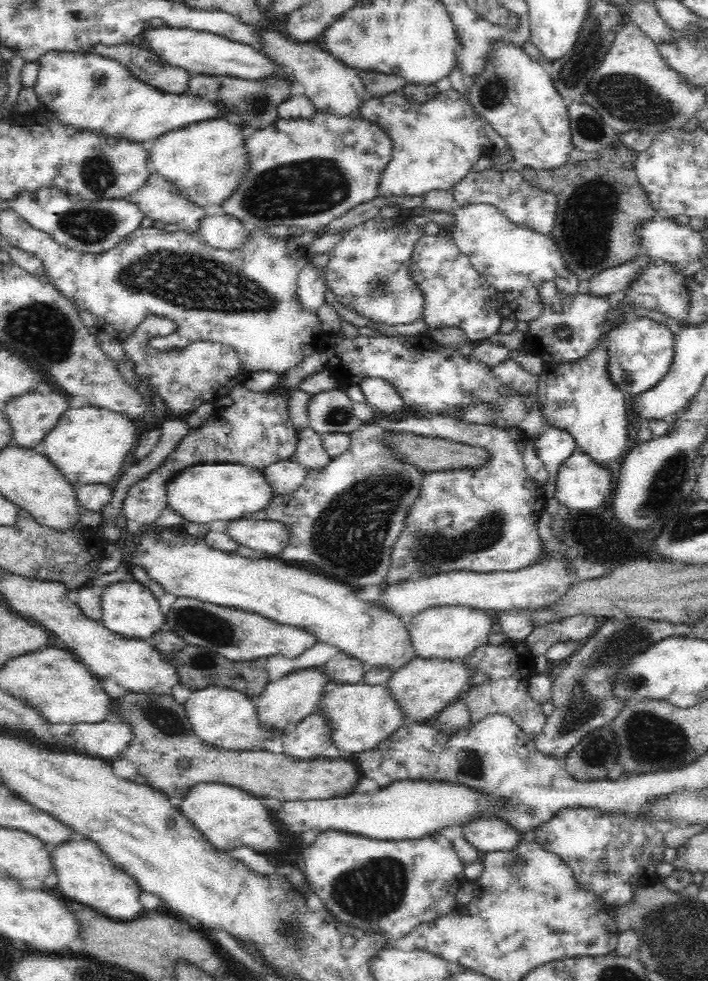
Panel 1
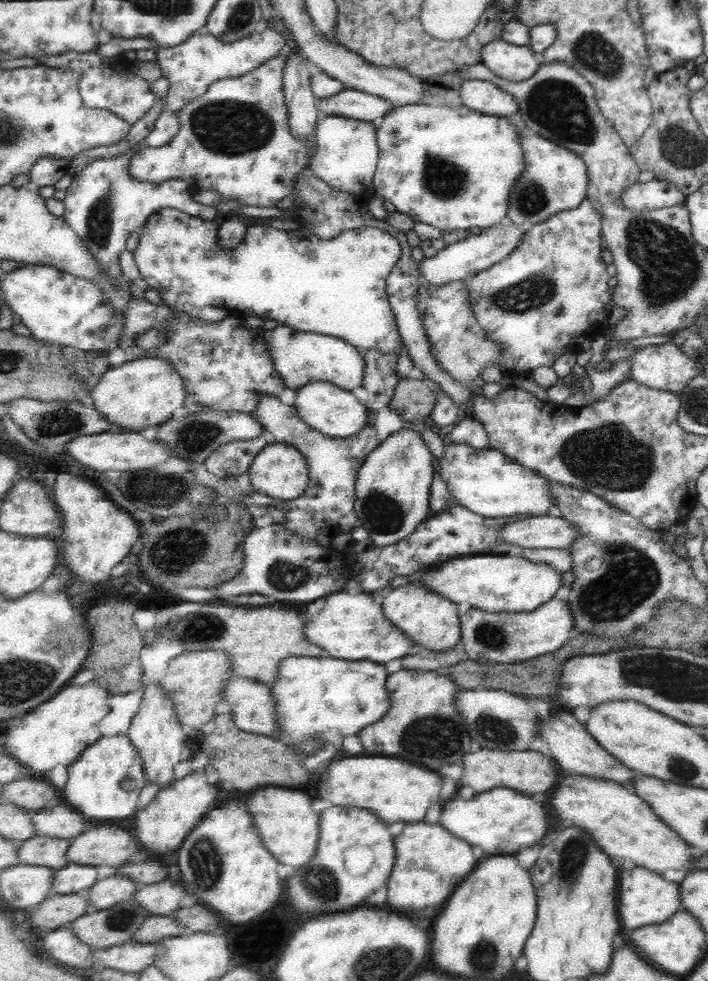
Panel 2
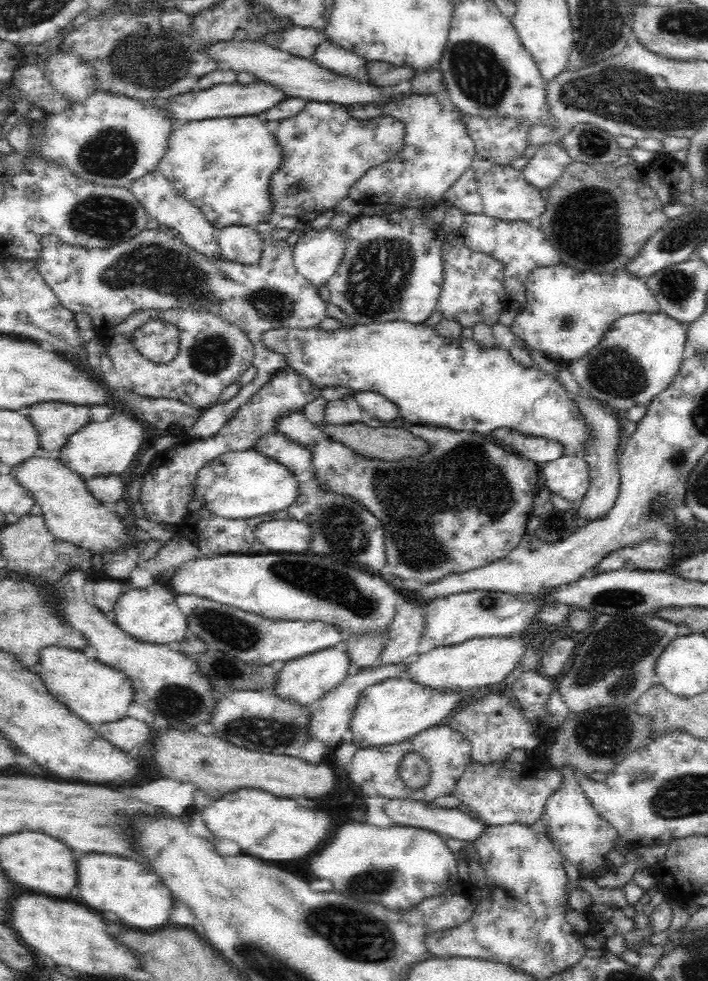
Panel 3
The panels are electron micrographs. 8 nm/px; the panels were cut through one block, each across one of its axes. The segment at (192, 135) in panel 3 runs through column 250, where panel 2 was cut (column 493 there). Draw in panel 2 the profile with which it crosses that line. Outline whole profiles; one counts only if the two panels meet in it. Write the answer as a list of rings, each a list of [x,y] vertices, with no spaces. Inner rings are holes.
[[[407,104],[393,106],[375,128],[379,158],[373,174],[373,192],[377,198],[395,206],[397,214],[407,214],[421,224],[429,224],[441,232],[469,230],[473,226],[487,230],[507,216],[509,190],[523,170],[523,152],[519,146],[519,130],[507,118],[479,114],[465,106],[447,108],[441,104]]]

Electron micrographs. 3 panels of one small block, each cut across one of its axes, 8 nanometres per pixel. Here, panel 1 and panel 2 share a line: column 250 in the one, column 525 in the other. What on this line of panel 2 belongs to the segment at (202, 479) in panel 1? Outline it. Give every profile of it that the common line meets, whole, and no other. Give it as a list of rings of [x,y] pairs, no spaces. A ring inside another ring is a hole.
[[[447,444],[439,460],[439,478],[445,482],[449,496],[483,518],[515,516],[515,514],[553,514],[549,480],[533,470],[523,468],[499,450],[473,450],[463,444]]]

